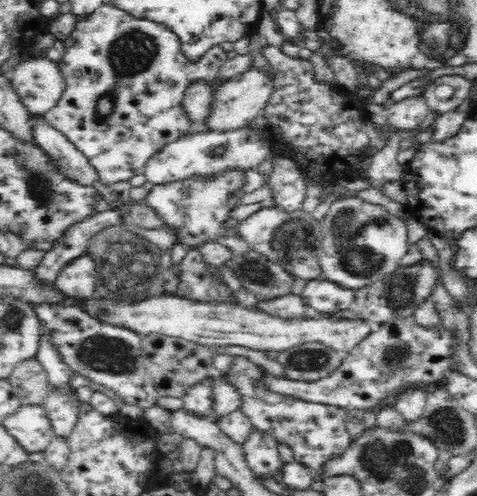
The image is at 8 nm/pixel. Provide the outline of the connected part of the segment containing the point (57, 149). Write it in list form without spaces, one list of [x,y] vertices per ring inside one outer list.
[[[42,115],[30,116],[33,124],[32,137],[36,145],[50,153],[59,162],[60,170],[68,178],[75,178],[82,185],[93,185],[98,180],[96,170],[68,137],[59,129],[52,127]]]

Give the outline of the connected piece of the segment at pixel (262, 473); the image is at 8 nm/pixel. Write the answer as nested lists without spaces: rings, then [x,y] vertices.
[[[256,429],[241,443],[244,456],[252,475],[260,478],[274,478],[283,470],[284,462],[280,459],[277,440],[272,433],[265,433]]]

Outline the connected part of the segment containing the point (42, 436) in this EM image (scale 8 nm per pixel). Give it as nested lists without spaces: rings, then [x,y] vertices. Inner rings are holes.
[[[22,404],[3,420],[4,428],[28,453],[41,452],[56,435],[42,404]]]

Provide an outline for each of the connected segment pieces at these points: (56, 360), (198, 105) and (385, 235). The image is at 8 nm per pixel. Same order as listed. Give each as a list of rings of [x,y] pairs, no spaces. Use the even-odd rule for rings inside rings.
[[[44,331],[42,335],[35,359],[47,372],[50,387],[69,385],[74,372],[68,364],[62,360],[56,347],[50,343],[48,332]]]
[[[194,81],[186,89],[182,104],[184,104],[184,109],[190,117],[190,122],[192,122],[191,133],[209,131],[205,127],[205,122],[206,113],[209,112],[210,96],[212,96],[212,87],[209,83]]]
[[[360,197],[334,200],[327,214],[316,225],[324,248],[324,255],[318,258],[324,278],[344,288],[362,288],[390,273],[408,254],[407,224],[410,217],[407,212],[394,215],[384,206],[370,204]]]

